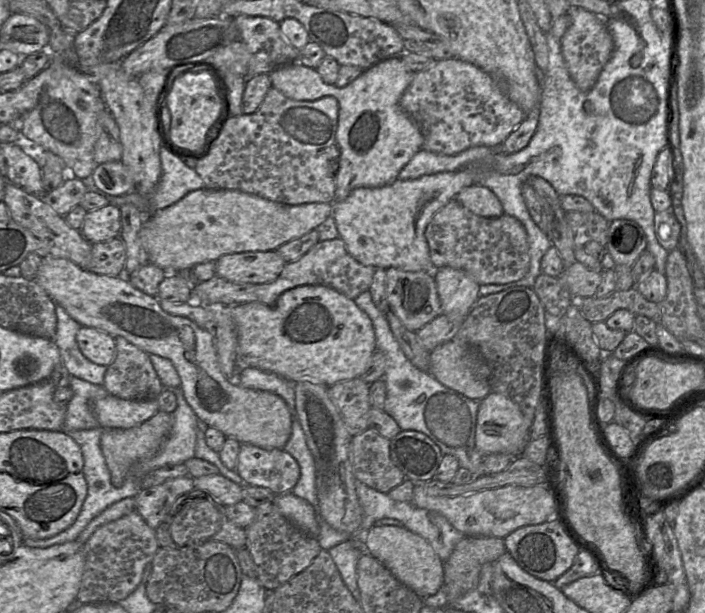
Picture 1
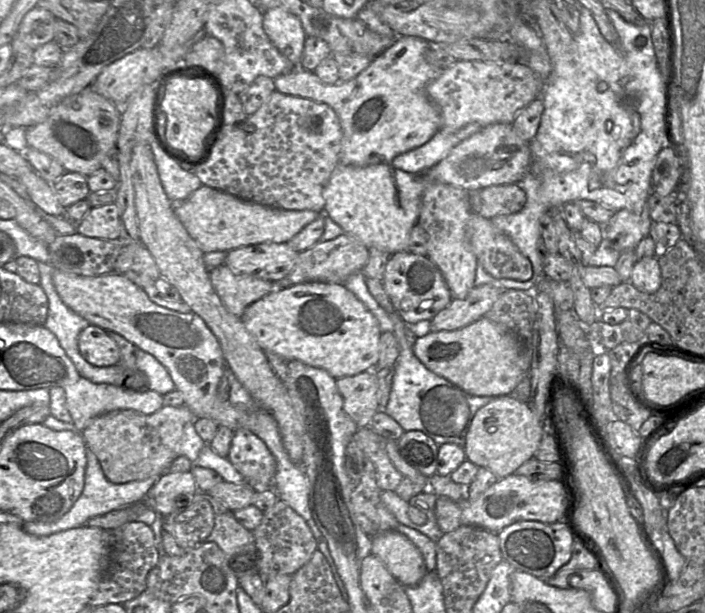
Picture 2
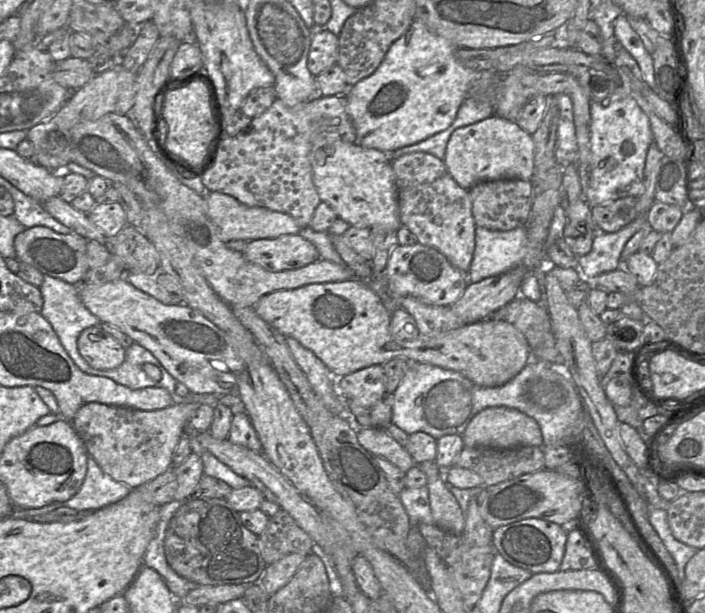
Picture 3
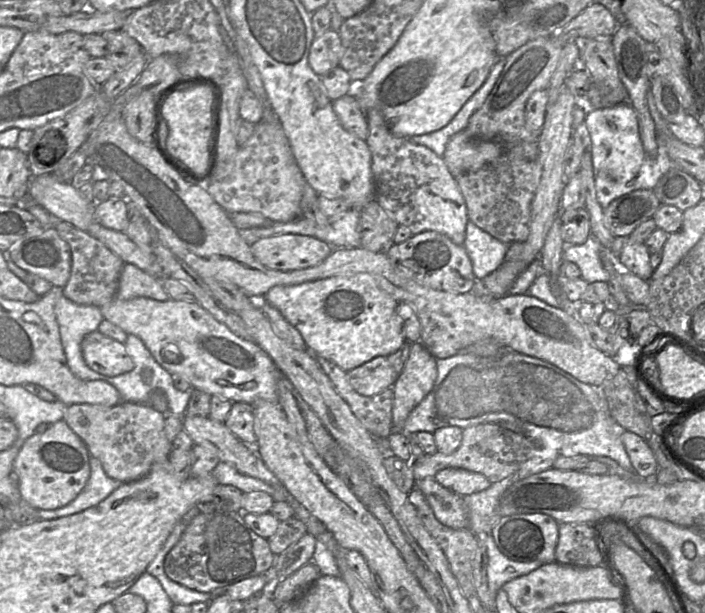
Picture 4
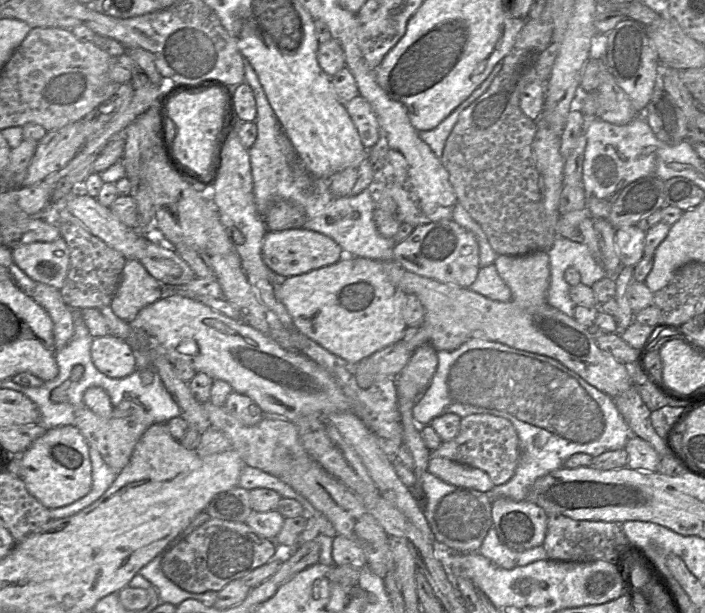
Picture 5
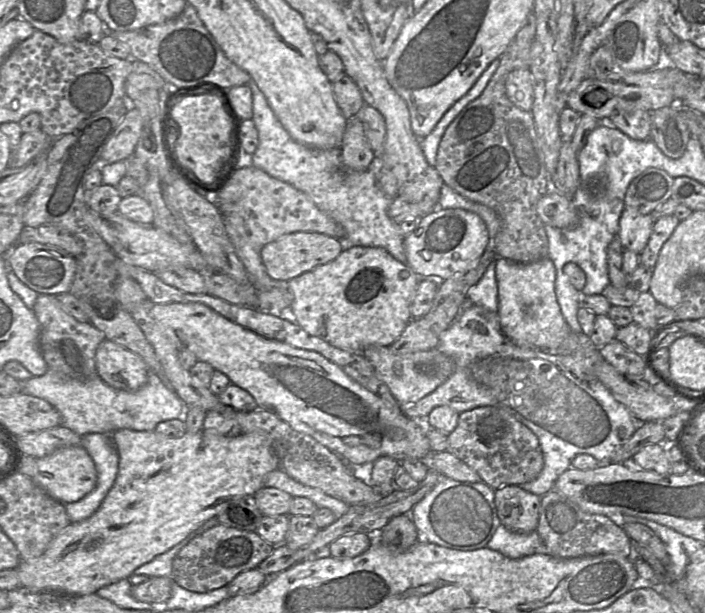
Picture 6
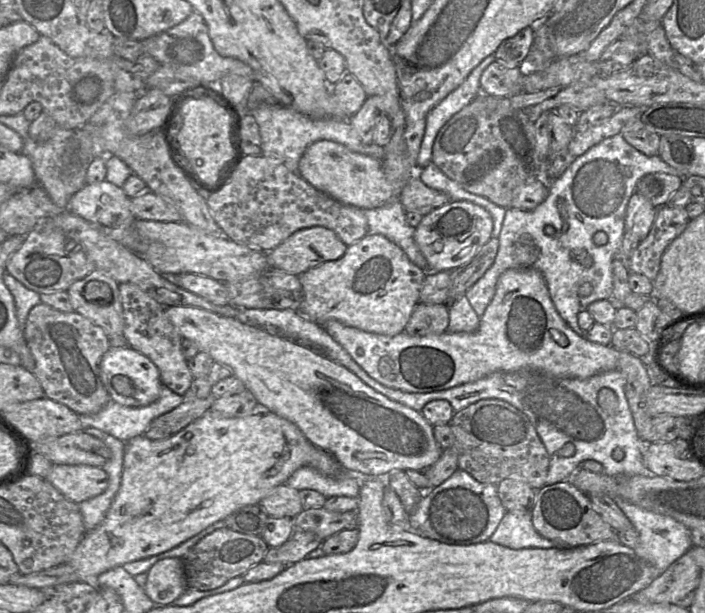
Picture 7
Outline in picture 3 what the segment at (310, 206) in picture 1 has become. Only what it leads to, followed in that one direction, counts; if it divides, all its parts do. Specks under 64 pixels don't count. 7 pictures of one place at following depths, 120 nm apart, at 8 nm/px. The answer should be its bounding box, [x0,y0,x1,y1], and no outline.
[204,192,301,242]

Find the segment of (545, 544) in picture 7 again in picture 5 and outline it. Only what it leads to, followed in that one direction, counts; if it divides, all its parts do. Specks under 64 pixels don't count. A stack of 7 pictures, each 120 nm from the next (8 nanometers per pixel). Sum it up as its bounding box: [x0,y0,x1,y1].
[477,527,548,569]

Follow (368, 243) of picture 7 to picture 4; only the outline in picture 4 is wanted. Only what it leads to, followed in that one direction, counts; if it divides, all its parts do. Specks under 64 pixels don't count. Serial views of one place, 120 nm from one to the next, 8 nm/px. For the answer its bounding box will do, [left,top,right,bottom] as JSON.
[259,274,407,372]

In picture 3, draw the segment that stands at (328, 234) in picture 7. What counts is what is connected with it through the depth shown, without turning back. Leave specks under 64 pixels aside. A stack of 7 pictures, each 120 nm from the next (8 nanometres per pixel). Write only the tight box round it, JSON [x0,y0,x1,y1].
[242,234,320,272]

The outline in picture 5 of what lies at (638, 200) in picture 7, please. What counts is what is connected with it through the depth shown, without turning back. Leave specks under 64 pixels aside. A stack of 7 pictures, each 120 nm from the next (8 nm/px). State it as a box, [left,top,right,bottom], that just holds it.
[616,225,646,267]

